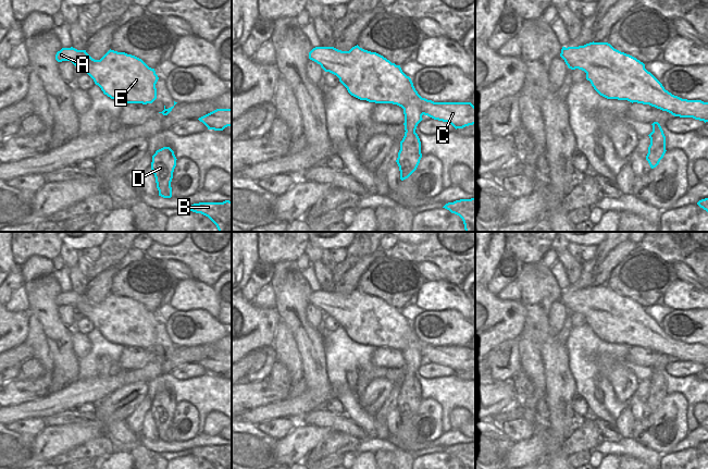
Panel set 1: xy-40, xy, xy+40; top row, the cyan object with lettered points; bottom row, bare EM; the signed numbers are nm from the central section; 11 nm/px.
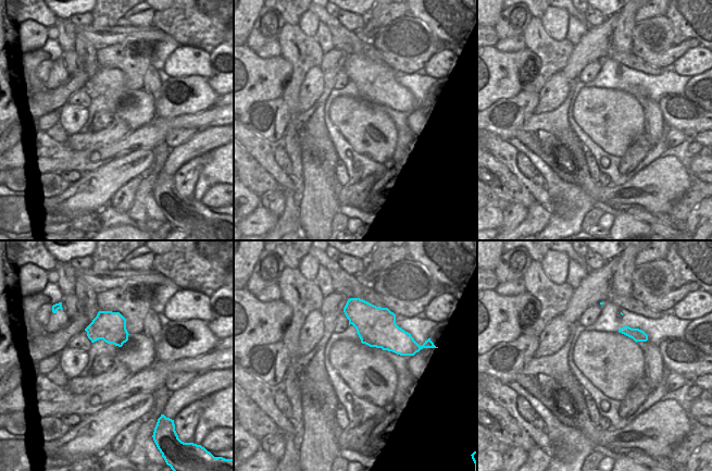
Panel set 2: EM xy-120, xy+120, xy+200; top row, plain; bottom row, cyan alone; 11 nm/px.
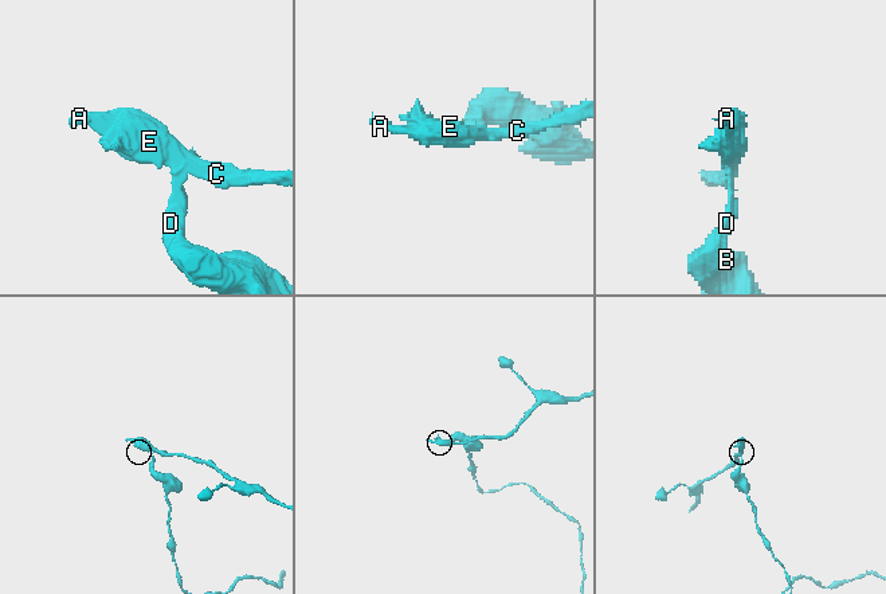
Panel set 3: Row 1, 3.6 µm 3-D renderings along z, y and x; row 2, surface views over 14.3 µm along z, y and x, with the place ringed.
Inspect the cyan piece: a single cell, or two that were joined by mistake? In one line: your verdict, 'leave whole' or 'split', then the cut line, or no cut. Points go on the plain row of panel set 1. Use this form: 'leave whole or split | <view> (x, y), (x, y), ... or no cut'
split | xy (415, 371), (406, 374)

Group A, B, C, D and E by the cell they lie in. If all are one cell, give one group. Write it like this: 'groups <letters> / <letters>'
groups A C E / B D

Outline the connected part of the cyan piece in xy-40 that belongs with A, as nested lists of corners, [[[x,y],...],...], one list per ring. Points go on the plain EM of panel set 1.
[[[73,291],[62,292],[55,298],[58,306],[71,305],[83,317],[87,317],[98,329],[104,338],[125,347],[152,347],[157,343],[156,328],[159,323],[154,312],[149,311],[141,303],[109,294],[100,304],[92,303],[86,294],[77,294]]]

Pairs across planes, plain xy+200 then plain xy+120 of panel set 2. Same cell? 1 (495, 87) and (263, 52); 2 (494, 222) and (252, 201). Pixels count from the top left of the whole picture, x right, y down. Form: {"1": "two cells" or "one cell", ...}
{"1": "two cells", "2": "two cells"}

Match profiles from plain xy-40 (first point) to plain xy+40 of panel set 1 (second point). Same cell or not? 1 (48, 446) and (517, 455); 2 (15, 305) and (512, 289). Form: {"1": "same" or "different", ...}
{"1": "same", "2": "same"}

